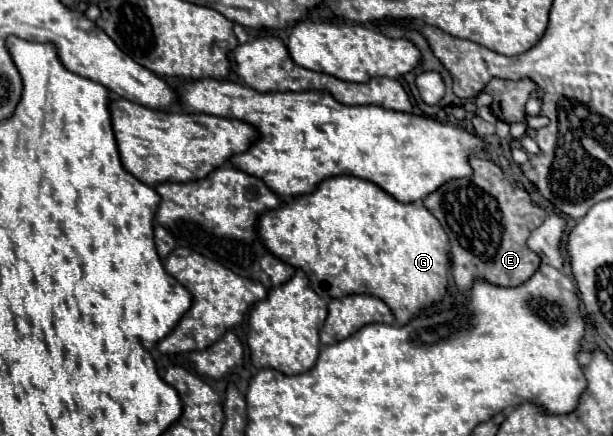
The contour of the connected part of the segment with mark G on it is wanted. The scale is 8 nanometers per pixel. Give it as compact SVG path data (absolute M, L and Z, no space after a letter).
M334 176L318 184L312 194L304 194L284 208L268 210L258 220L258 234L266 248L282 262L302 268L314 288L324 298L342 298L350 294L370 294L388 304L396 324L408 324L422 308L440 302L448 288L448 234L424 204L402 204L376 184L356 176Z

